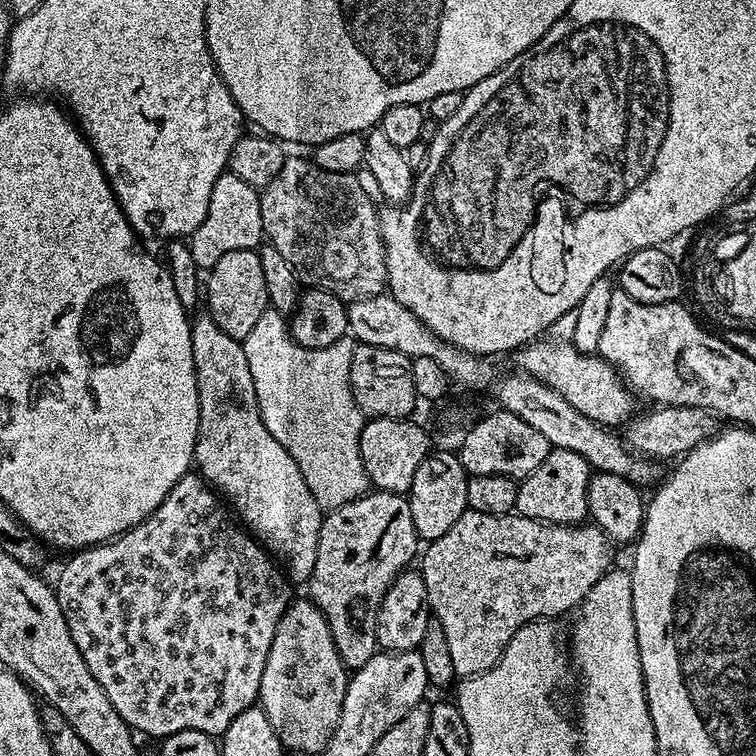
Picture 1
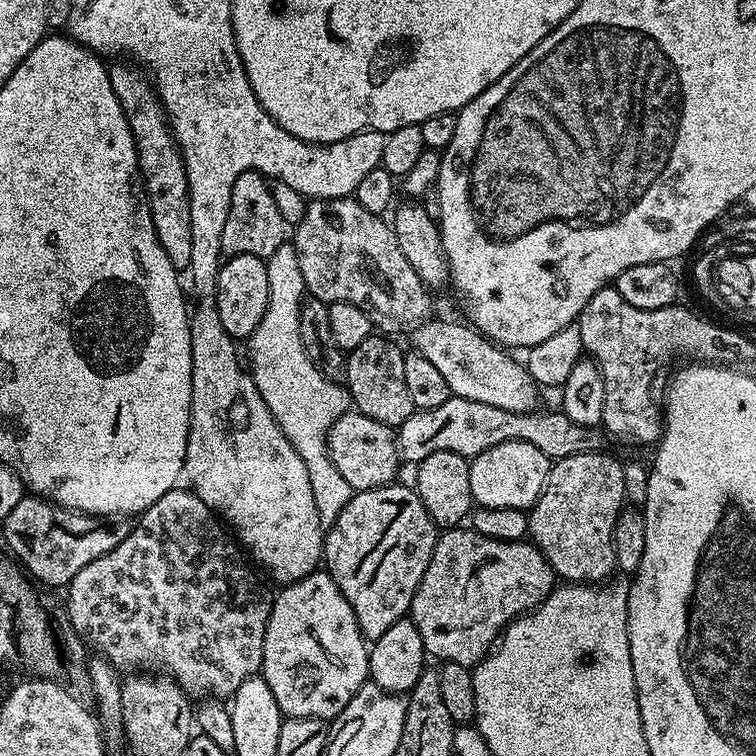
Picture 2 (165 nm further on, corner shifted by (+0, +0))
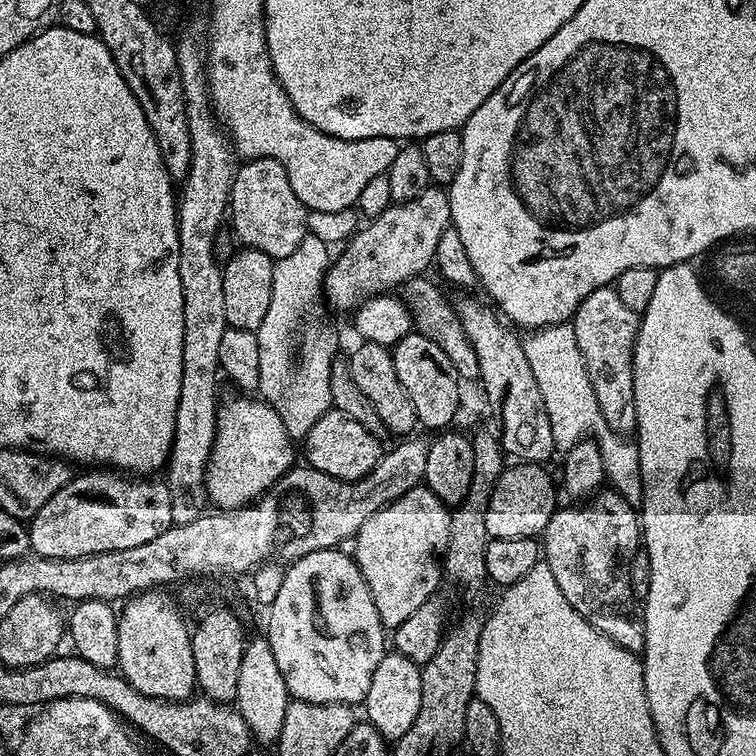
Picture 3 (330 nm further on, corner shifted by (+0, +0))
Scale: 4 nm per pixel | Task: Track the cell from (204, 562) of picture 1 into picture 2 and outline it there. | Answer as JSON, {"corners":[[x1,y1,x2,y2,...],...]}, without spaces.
{"corners":[[177,486,171,488,166,494,162,494,162,498,158,498,158,502,154,502,154,506,146,509,139,520,137,525,134,524,129,529,126,538,118,546,114,546,114,550,110,550,110,554,102,554,102,558,94,558,94,562,90,562,90,566,82,566,82,570,78,570,78,574,74,574,74,578,66,586,69,618,67,621,89,649,97,648,100,651,97,653,120,669,121,673,144,674,149,670,159,670,161,673,171,676,176,681,176,685,182,691,187,692,189,697,231,698,238,690,238,686,242,686,242,682,246,682,246,678,261,675,264,666,262,646,266,638,266,626,270,618,273,597,270,592,268,596,263,582,256,577,257,569,246,559,241,545,233,539,220,517,206,506,206,502,202,502,202,498,198,498,195,492,187,487]]}

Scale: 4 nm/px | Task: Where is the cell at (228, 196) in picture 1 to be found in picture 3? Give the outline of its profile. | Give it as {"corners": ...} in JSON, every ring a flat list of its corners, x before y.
{"corners":[[258,158,241,163,236,169,236,177,232,179,232,199,230,201,230,224,236,231,235,239,243,247,262,250,273,262,286,258,286,254,298,250,298,242,309,235,308,231,309,209,304,207,304,203,294,194,294,189,290,186,290,178,286,178,286,170,282,162,274,158]]}

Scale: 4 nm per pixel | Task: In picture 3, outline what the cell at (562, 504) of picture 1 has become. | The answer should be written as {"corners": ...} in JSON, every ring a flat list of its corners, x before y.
{"corners":[[601,490,591,497,587,502,581,503,581,508,564,508,557,507,556,513,550,518,550,522,546,522,546,530,542,533,542,558,550,566,550,574,554,574,554,582,558,582,558,590,562,590,562,594,566,598,566,602,570,602,570,606,574,610,578,610,578,614,582,614,582,618,590,623,597,631,601,631,606,638,612,639,619,647,624,647,626,651,633,653,643,653,644,651,644,618,638,602,634,598,634,590,630,586,630,564,634,562,634,554,641,551,642,548,642,520,638,515,637,509,630,506,630,502,626,502,626,498,622,498,614,490]]}

